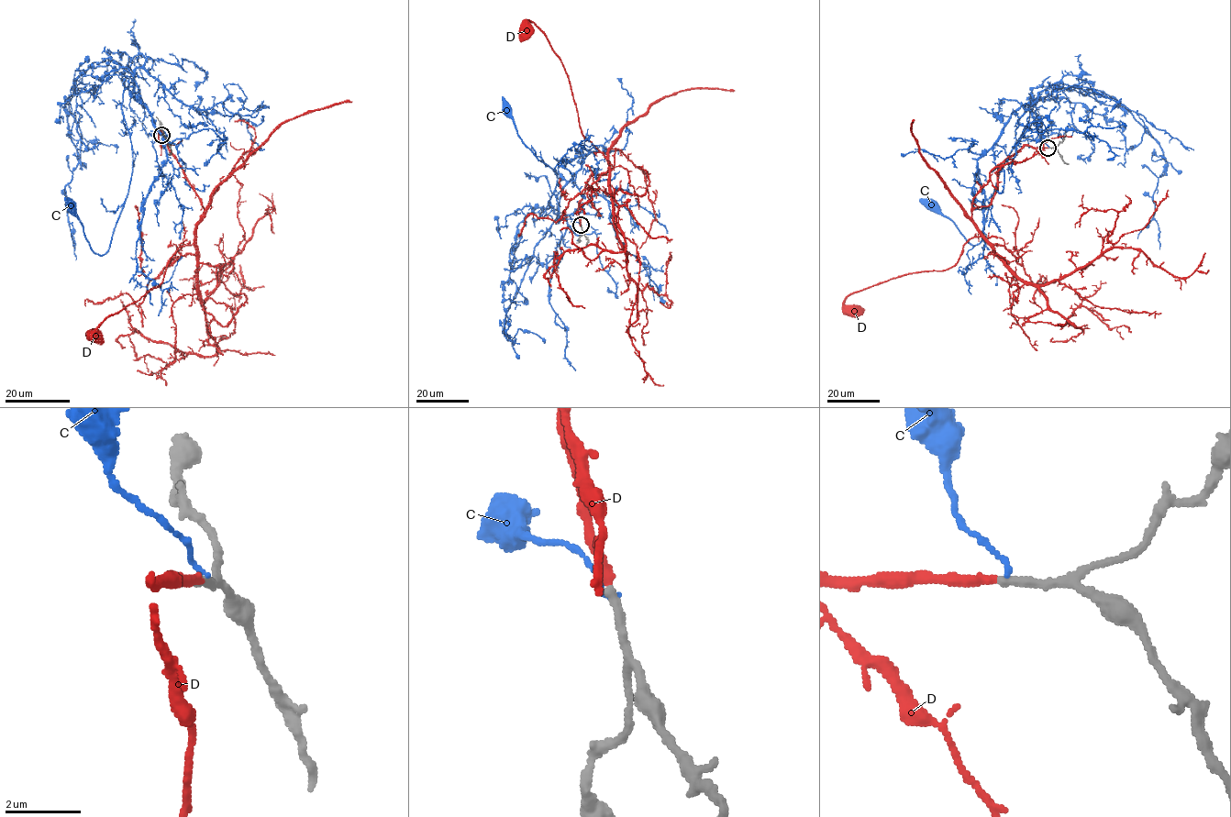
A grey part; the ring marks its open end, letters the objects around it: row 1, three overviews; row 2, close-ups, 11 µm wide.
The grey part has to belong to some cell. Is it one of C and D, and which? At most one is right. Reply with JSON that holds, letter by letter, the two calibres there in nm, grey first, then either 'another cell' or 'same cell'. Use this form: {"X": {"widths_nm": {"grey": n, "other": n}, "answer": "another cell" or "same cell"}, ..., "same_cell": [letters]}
{"C": {"widths_nm": {"grey": 240, "other": 110}, "answer": "another cell"}, "D": {"widths_nm": {"grey": 240, "other": 240}, "answer": "same cell"}, "same_cell": ["D"]}

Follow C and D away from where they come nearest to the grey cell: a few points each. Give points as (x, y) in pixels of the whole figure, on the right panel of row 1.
C: (1048, 147), (1033, 100), (1027, 125), (999, 175), (979, 244), (971, 245), (931, 204)
D: (1048, 148), (1024, 145), (998, 167), (992, 202), (971, 212), (981, 235), (953, 266), (850, 293), (852, 311)

